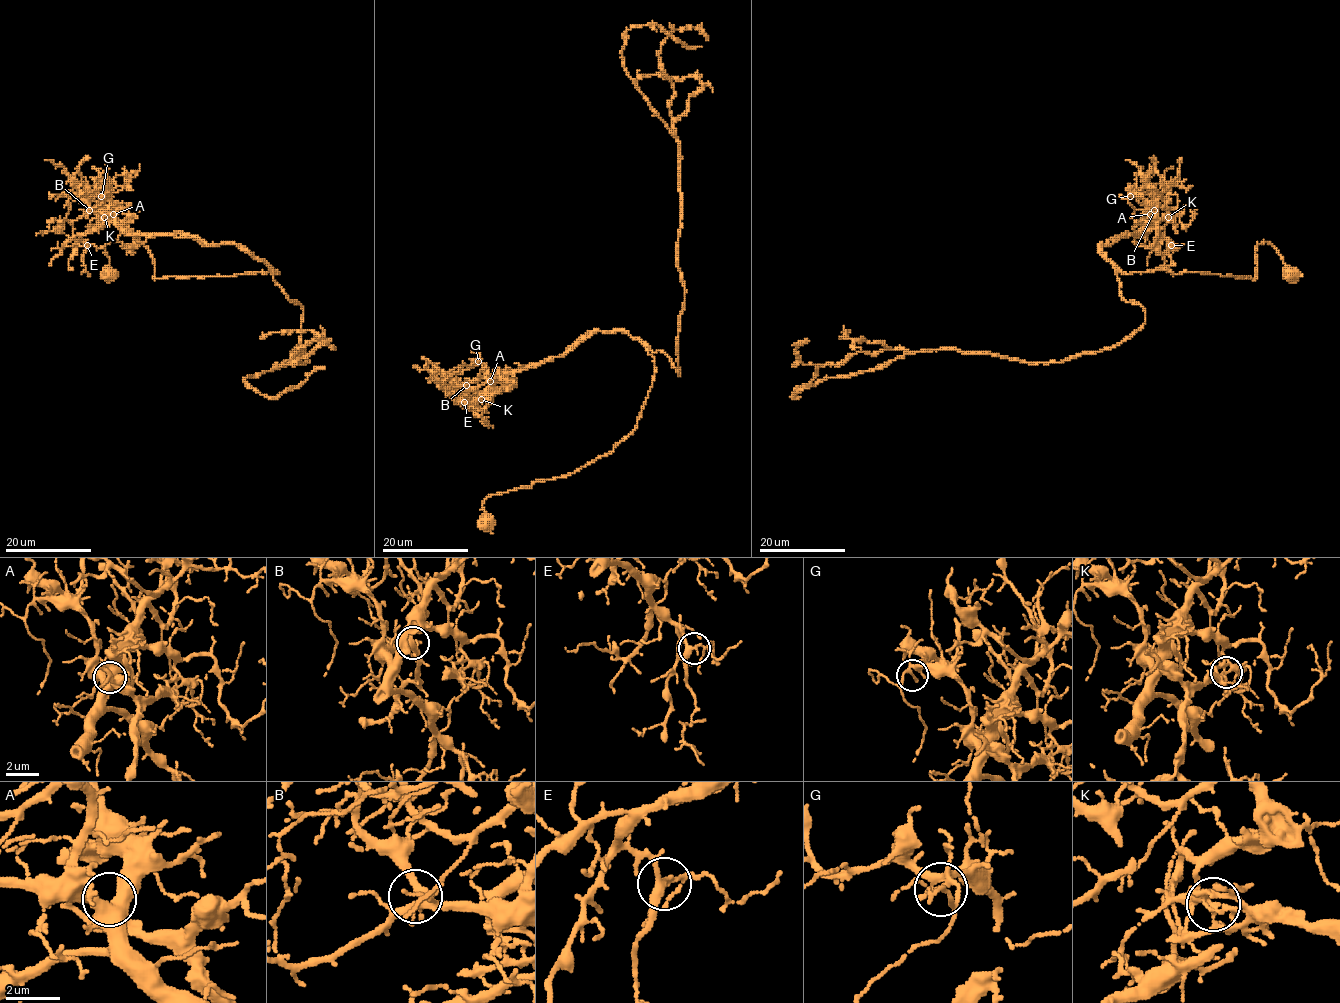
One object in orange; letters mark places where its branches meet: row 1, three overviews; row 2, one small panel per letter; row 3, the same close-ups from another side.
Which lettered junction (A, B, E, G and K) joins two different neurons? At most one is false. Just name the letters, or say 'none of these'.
K

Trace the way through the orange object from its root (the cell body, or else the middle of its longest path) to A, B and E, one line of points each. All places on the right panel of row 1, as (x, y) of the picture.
A: (1292, 275), (1265, 241), (1256, 245), (1253, 279), (1165, 269), (1123, 273), (1100, 243), (1139, 235), (1150, 214)
B: (1292, 275), (1265, 241), (1256, 245), (1253, 279), (1165, 269), (1123, 273), (1100, 243), (1139, 235), (1154, 210)
E: (1292, 275), (1265, 241), (1256, 245), (1253, 279), (1165, 269), (1123, 273), (1099, 250), (1150, 223), (1171, 245)

